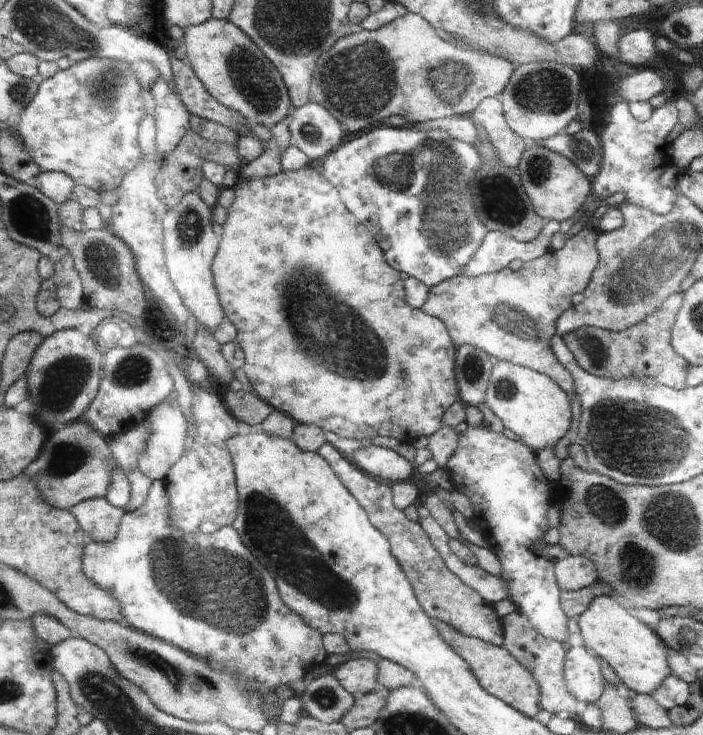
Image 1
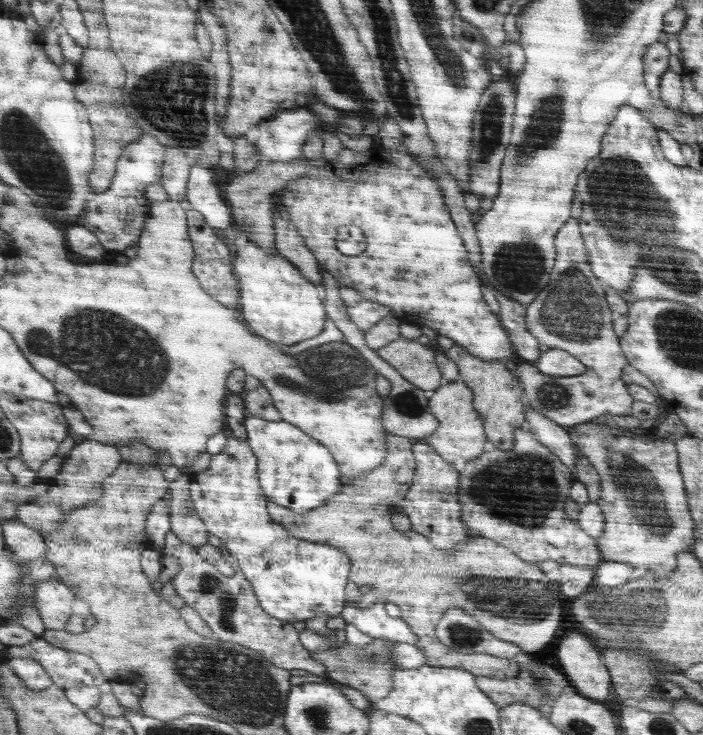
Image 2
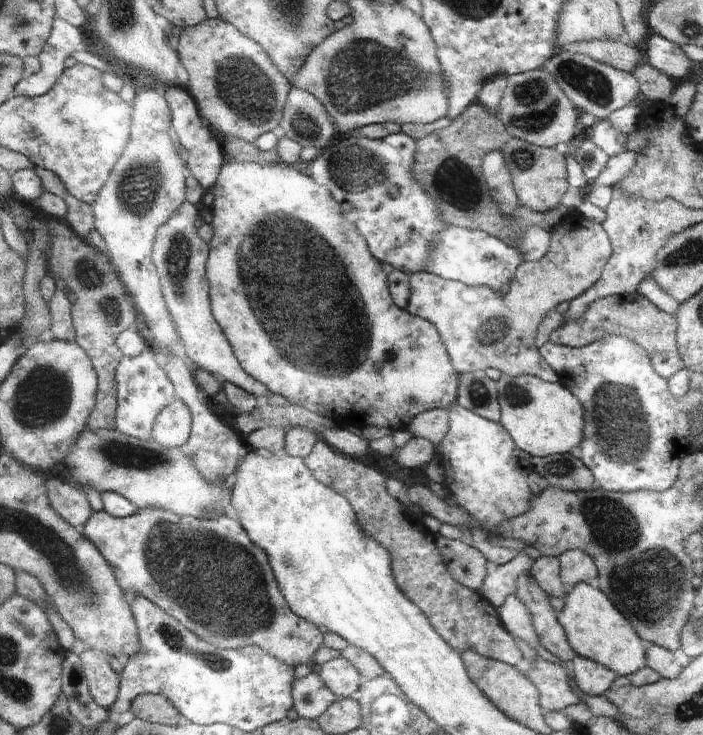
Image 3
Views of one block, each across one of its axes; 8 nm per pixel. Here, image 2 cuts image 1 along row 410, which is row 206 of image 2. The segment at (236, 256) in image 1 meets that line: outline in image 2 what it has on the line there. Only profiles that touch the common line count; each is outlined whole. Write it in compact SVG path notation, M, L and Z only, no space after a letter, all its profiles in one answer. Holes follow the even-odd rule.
M376 142L372 145L370 150L366 152L352 152L352 150L344 150L340 153L338 162L334 164L326 163L324 166L314 166L312 167L308 175L300 177L300 179L286 181L281 190L276 192L276 200L278 207L280 207L280 212L296 226L296 230L303 236L304 242L307 244L308 249L312 252L314 258L316 258L317 264L322 269L326 269L338 282L339 286L350 287L355 291L358 291L361 295L364 295L368 300L373 300L382 306L388 306L391 308L394 318L400 320L401 323L408 324L418 324L418 326L428 326L432 328L438 336L448 337L455 343L462 345L467 348L469 353L480 357L485 361L502 361L508 362L512 357L512 346L510 346L510 340L508 340L508 332L504 330L503 326L500 326L498 322L498 315L494 316L488 308L488 304L484 302L484 296L480 292L480 279L477 276L474 269L472 269L472 264L468 260L468 251L465 242L462 242L463 237L458 236L459 230L458 226L451 218L451 210L448 209L447 202L444 202L444 193L438 185L437 178L433 174L429 174L421 164L416 164L415 158L411 155L411 152L407 152L407 148L403 145L403 142L396 147L396 149L387 149L382 147ZM344 168L350 168L348 170L348 176L342 176L340 172ZM336 182L340 182L336 186ZM340 188L340 190L338 190ZM376 194L376 196L374 196ZM366 204L366 206L364 206ZM342 224L356 224L356 228L360 226L362 228L362 234L364 234L365 239L368 240L368 250L358 256L346 256L336 250L336 235L338 233L338 226ZM372 234L372 238L370 238Z

